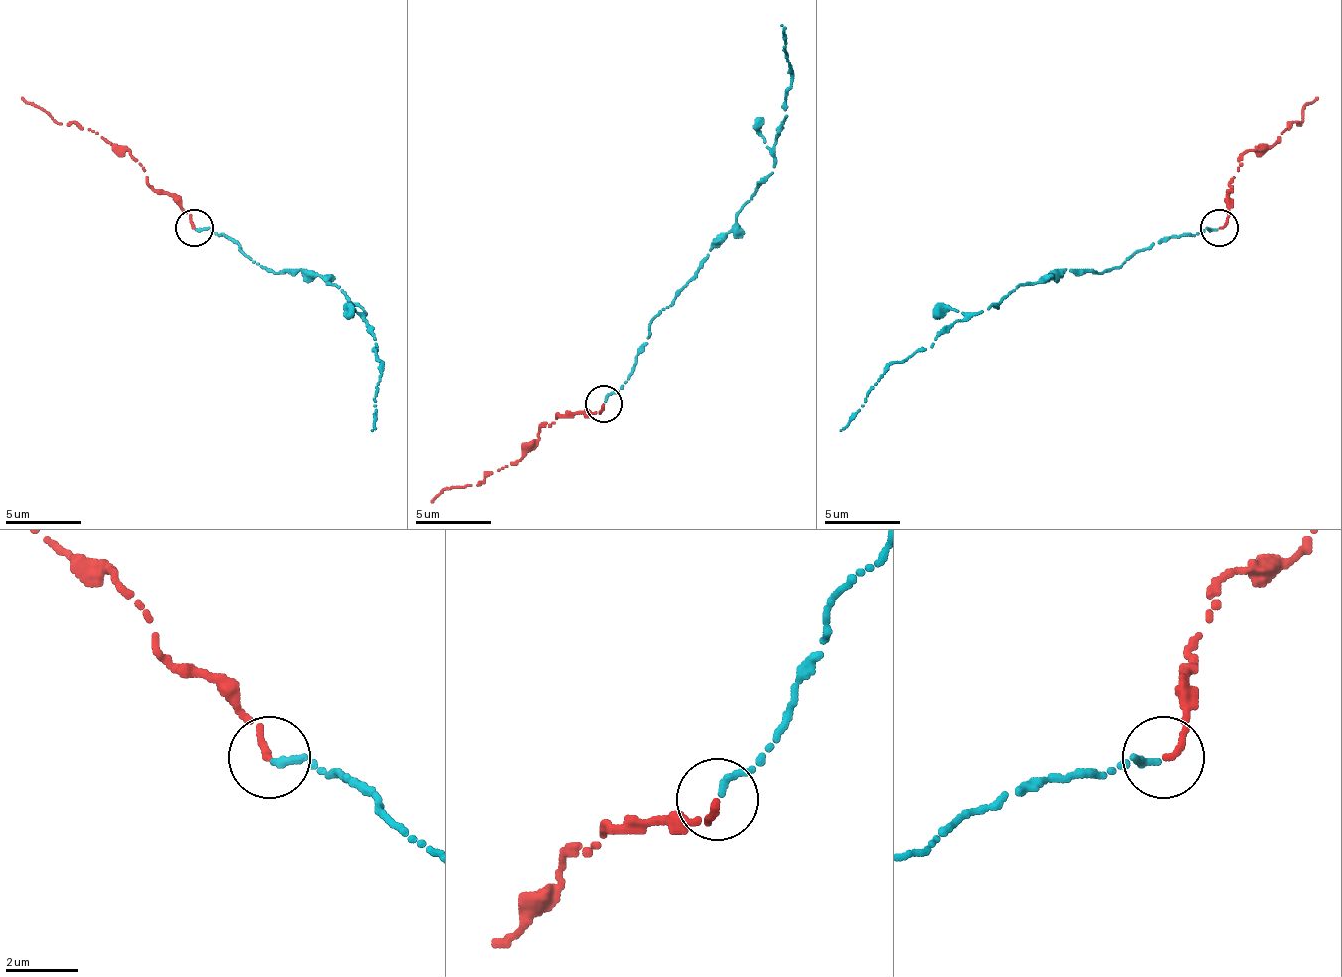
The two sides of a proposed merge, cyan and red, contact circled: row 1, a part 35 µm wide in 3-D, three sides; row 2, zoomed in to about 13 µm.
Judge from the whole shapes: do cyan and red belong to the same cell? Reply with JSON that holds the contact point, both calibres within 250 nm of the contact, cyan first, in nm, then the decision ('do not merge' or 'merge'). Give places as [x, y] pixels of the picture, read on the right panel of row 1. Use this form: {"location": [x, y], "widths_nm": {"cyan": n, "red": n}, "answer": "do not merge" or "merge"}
{"location": [1219, 228], "widths_nm": {"cyan": 200, "red": 180}, "answer": "merge"}

